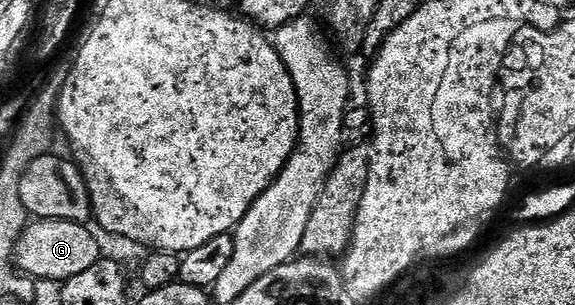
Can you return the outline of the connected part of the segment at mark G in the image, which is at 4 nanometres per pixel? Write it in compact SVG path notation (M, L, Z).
M38 219L30 222L17 236L16 270L34 281L50 279L54 285L60 285L75 277L75 273L83 273L83 269L95 265L95 261L103 255L96 237L88 229L84 223L72 223L67 220Z

